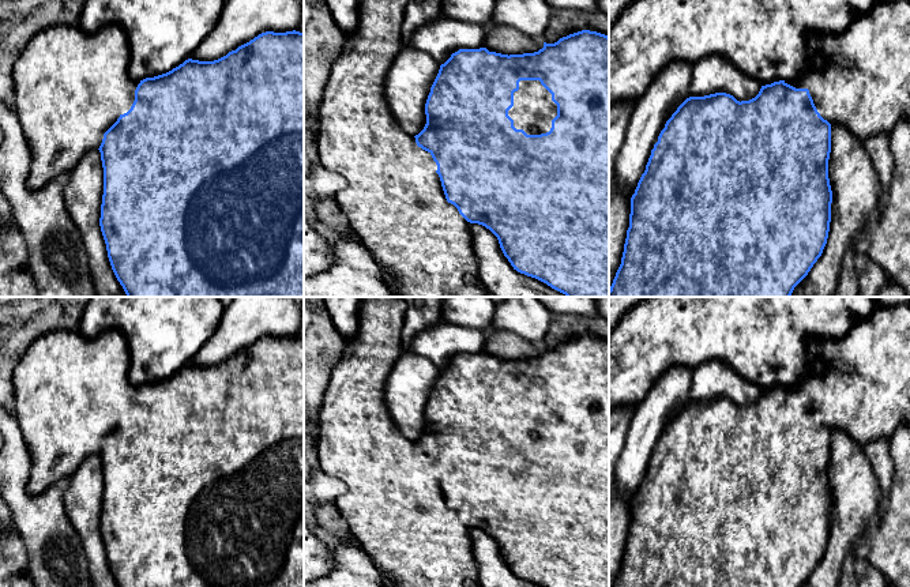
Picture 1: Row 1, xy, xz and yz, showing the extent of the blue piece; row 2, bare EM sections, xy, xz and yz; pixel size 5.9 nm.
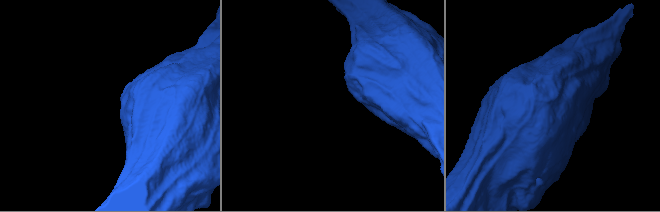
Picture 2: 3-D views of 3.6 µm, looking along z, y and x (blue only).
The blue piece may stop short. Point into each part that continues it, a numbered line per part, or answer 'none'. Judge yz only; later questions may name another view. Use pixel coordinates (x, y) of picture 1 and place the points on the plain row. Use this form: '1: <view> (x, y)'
none

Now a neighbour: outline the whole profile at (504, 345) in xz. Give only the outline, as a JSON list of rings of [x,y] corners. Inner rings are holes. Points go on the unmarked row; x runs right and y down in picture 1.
[[[490,326],[484,334],[486,338],[484,353],[489,357],[509,361],[534,358],[544,353],[542,345],[527,342],[509,331],[499,331]]]

